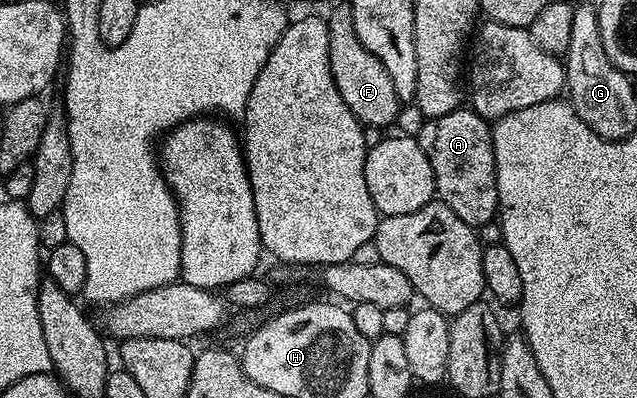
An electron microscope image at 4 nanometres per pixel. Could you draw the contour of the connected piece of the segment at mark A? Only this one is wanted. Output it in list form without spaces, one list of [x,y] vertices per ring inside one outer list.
[[[460,107],[449,111],[449,115],[426,118],[417,136],[421,151],[425,151],[425,159],[429,159],[429,167],[433,167],[433,179],[438,200],[457,215],[464,223],[478,227],[496,220],[499,211],[497,195],[497,175],[495,174],[495,152],[491,138],[491,125],[487,118],[470,107]]]

